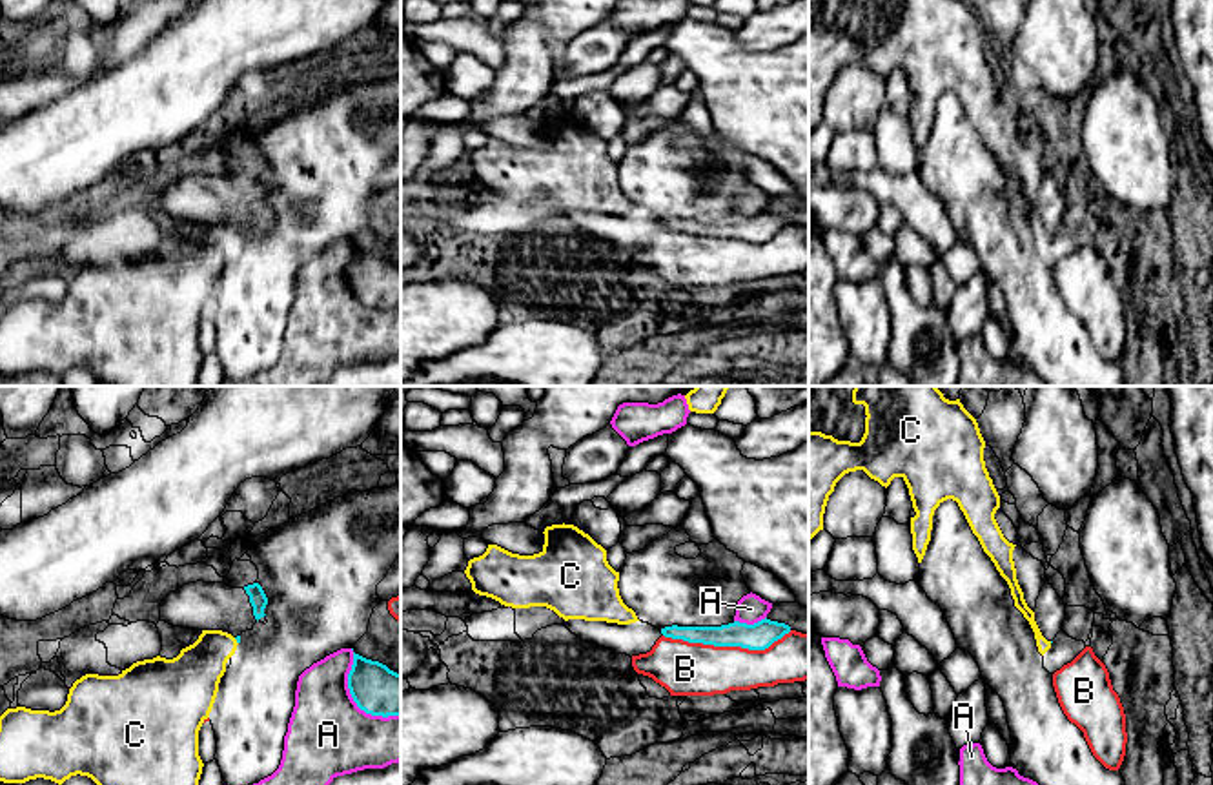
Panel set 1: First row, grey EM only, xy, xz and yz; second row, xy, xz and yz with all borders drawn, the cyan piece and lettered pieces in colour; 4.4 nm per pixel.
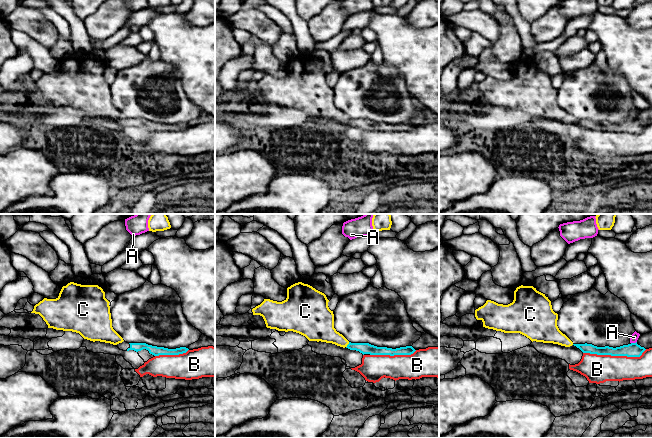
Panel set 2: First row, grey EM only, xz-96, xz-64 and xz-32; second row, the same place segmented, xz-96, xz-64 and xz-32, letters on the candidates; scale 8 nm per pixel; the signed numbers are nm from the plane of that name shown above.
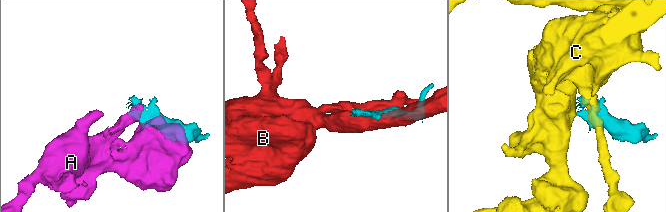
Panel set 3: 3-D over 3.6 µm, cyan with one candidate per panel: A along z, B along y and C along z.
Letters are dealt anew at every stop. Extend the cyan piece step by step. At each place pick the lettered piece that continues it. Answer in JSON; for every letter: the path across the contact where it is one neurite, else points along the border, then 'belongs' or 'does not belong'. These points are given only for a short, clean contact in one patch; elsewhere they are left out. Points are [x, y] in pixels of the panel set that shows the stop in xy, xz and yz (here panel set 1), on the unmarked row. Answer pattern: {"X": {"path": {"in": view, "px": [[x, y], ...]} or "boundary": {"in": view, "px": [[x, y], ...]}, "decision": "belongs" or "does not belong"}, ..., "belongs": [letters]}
{"A": {"decision": "does not belong"}, "B": {"decision": "does not belong"}, "C": {"boundary": {"in": "xy", "px": [[234, 230], [237, 235]]}, "decision": "does not belong"}, "belongs": []}

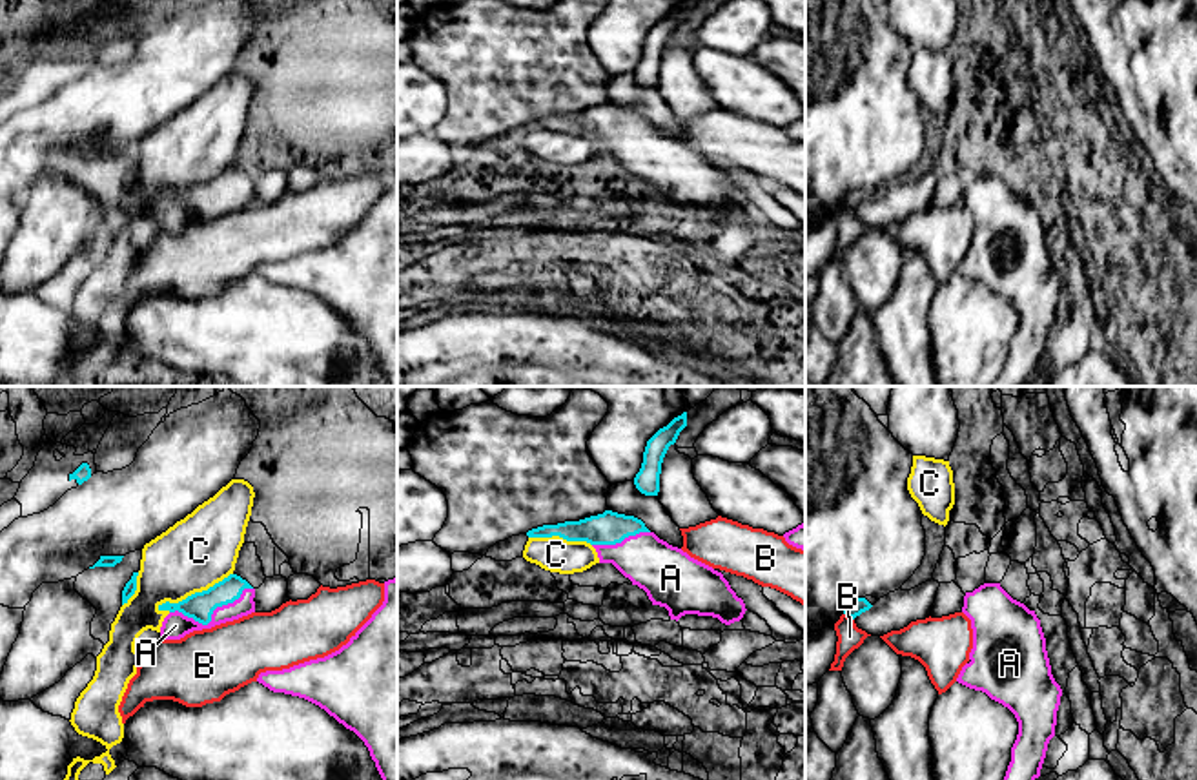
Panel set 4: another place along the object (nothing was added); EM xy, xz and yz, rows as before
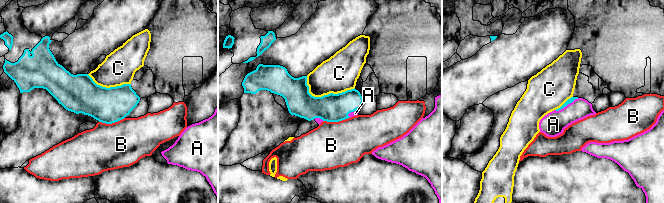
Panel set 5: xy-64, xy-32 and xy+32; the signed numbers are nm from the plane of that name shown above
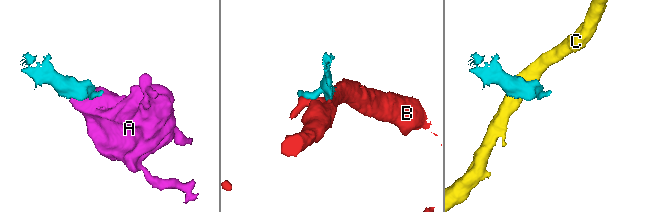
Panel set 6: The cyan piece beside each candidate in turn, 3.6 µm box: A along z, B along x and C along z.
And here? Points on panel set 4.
{"A": {"path": {"in": "xy", "px": [[199, 197], [210, 208], [175, 217]]}, "decision": "belongs"}, "B": {"decision": "does not belong"}, "C": {"decision": "does not belong"}, "belongs": ["A"]}

